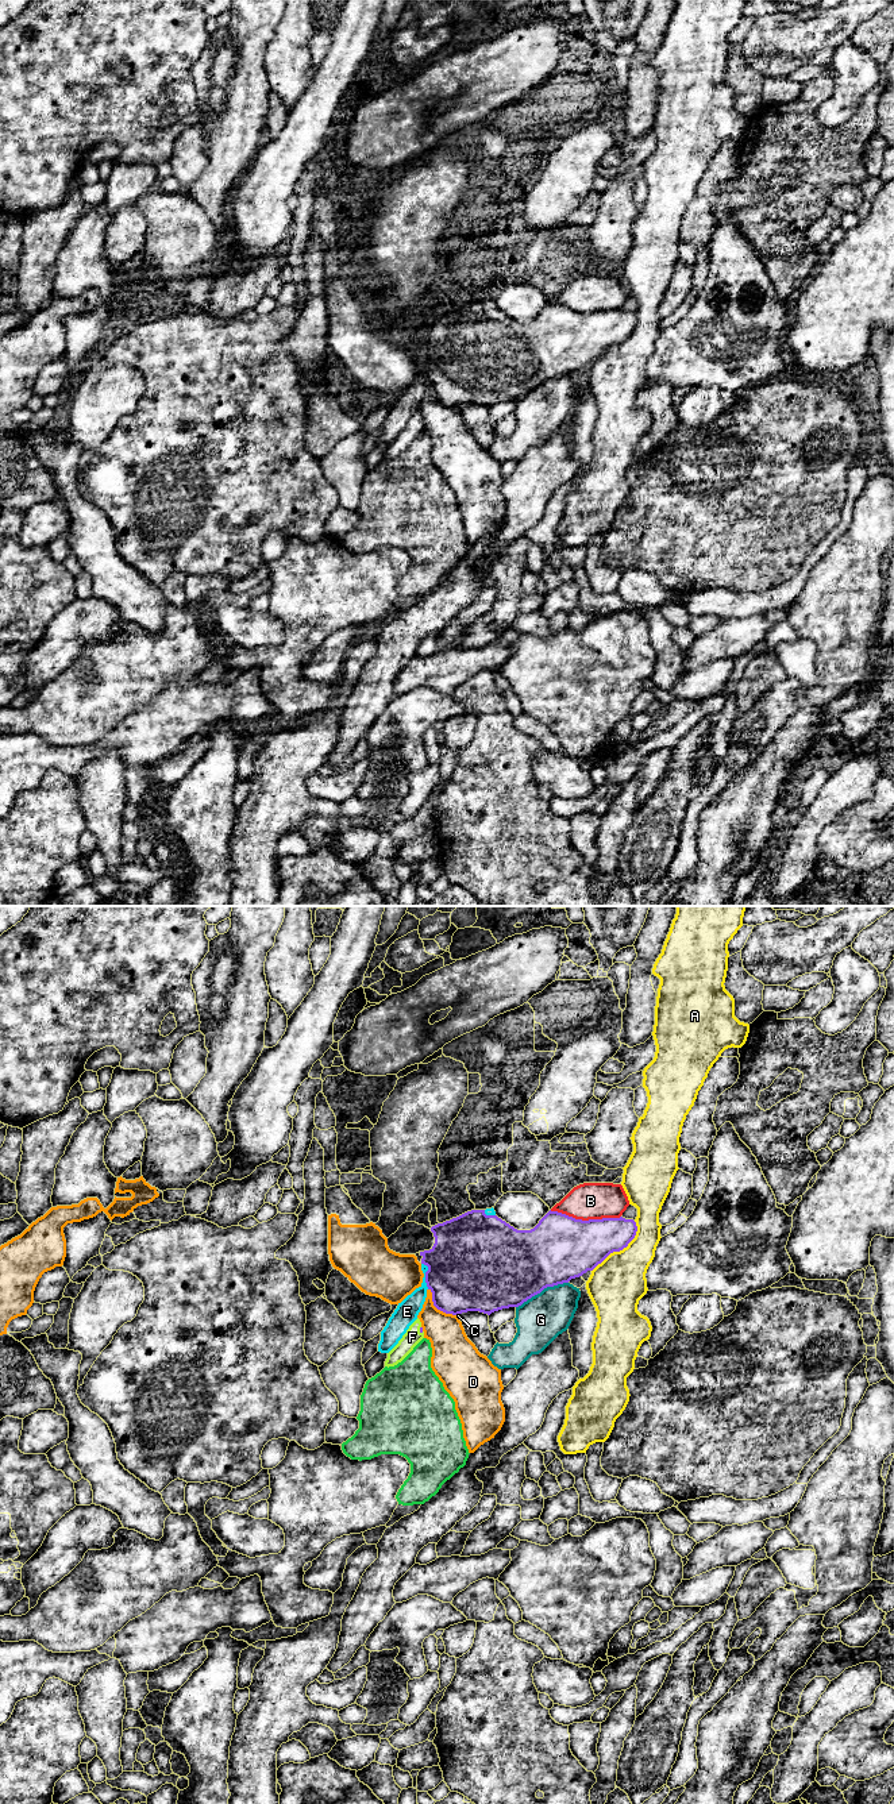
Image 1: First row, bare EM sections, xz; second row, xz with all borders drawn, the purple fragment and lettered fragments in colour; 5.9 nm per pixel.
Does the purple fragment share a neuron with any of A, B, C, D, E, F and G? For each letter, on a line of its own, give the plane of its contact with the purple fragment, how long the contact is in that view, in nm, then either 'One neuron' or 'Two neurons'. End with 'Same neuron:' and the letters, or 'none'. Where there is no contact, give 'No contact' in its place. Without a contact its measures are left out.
A: Touches purple in xz. Shared border 400 nm. Two neurons
B: Touches purple in xz. Shared border 420 nm. Two neurons
C: Touches purple in xz. Shared border 30 nm. Two neurons
D: Touches purple in xz. Shared border 240 nm. Two neurons
E: Touches purple in xz. Shared border 170 nm. Two neurons
F: Touches purple in xz. Shared border 50 nm. One neuron
G: Touches purple in xz. Shared border 340 nm. Two neurons
Same neuron: F

